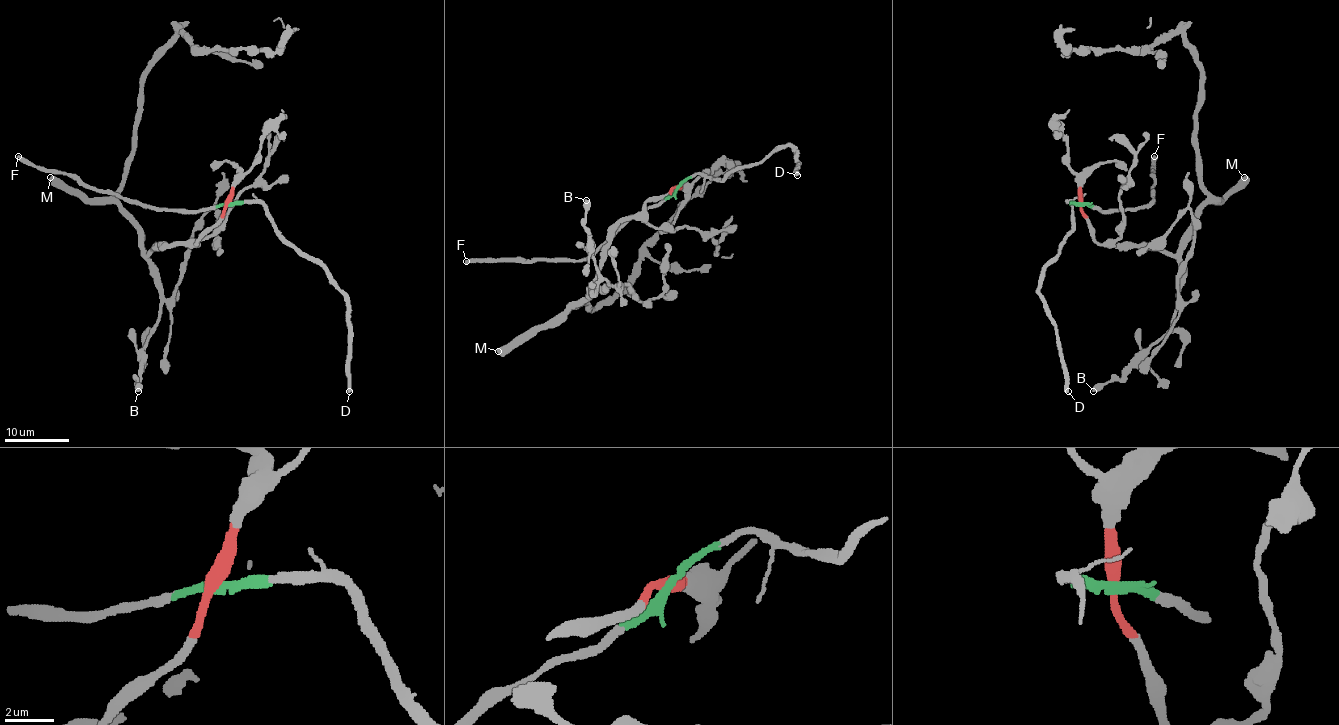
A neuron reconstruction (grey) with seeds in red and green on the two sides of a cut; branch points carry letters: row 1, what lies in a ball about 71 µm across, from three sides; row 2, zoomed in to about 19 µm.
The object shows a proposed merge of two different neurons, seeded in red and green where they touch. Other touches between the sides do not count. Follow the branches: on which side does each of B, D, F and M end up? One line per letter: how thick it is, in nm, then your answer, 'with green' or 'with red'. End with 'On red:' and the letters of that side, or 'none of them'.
B: calibre 500 nm; with red
D: calibre 400 nm; with green
F: calibre 260 nm; with green
M: calibre 550 nm; with red
On red: B, M

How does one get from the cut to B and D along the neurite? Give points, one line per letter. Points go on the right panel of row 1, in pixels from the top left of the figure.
B: (1081, 204), (1097, 242), (1150, 246), (1178, 262), (1180, 276), (1173, 325), (1120, 380), (1100, 383), (1092, 391)
D: (1081, 204), (1066, 202), (1071, 231), (1044, 270), (1039, 293), (1055, 326), (1068, 391)

